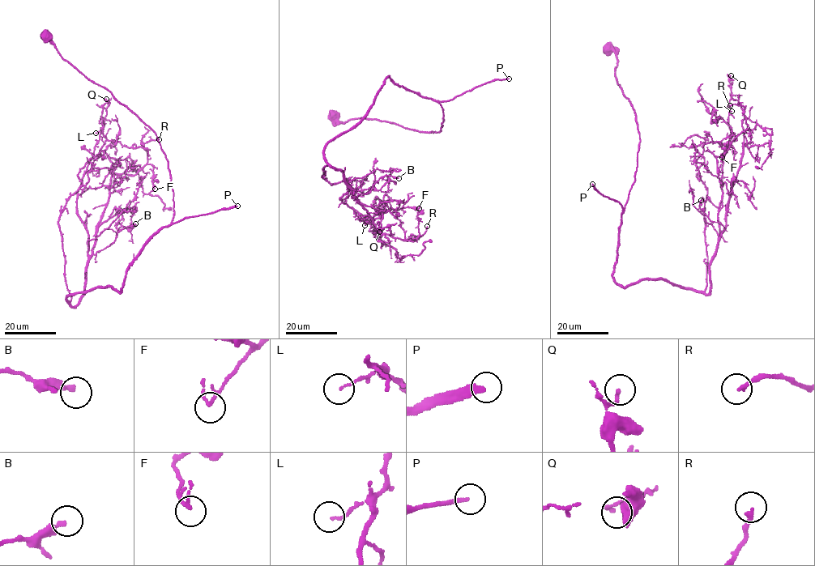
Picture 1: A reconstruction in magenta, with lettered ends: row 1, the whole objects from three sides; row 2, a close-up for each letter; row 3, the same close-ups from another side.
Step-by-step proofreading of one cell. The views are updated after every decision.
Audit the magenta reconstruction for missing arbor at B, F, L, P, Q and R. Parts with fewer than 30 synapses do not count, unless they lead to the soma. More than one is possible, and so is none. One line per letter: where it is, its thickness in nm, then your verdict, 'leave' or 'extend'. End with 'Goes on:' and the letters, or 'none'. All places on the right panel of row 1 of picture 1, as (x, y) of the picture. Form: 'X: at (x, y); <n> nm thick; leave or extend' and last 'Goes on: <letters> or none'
B: at (701, 200); 280 nm thick; leave
F: at (722, 157); 110 nm thick; leave
L: at (731, 111); 80 nm thick; leave
P: at (592, 184); 260 nm thick; extend
Q: at (731, 75); 170 nm thick; leave
R: at (730, 105); 200 nm thick; leave
Goes on: P

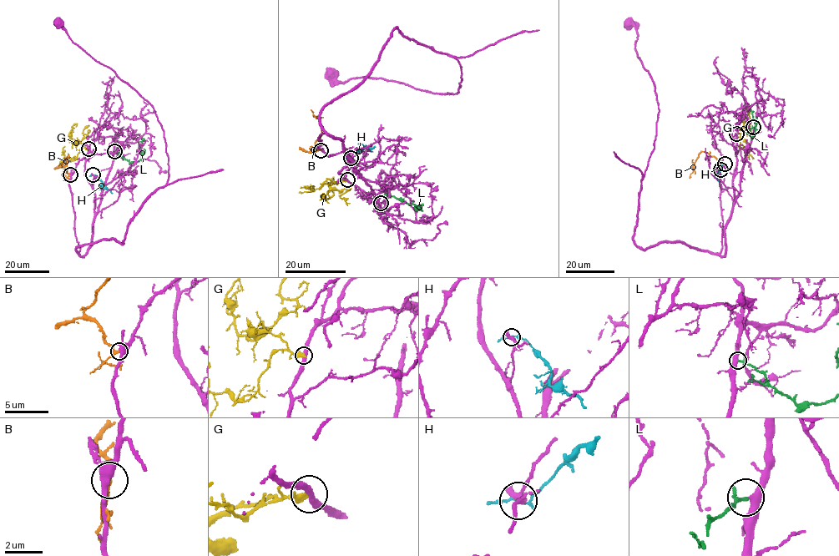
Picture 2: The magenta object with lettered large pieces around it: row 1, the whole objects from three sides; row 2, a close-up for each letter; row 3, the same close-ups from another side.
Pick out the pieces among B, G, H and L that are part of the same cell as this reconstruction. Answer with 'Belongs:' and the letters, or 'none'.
Belongs: L

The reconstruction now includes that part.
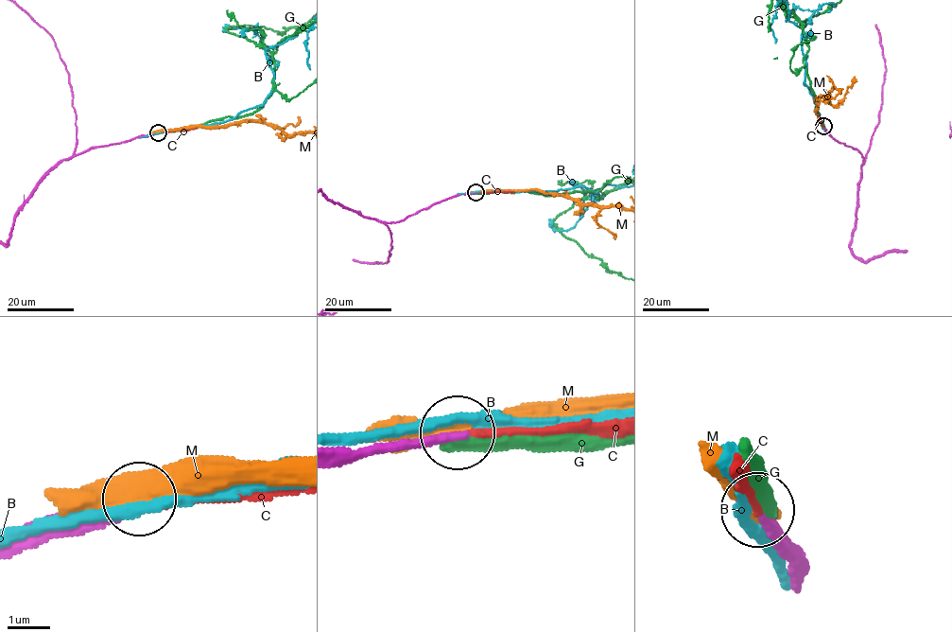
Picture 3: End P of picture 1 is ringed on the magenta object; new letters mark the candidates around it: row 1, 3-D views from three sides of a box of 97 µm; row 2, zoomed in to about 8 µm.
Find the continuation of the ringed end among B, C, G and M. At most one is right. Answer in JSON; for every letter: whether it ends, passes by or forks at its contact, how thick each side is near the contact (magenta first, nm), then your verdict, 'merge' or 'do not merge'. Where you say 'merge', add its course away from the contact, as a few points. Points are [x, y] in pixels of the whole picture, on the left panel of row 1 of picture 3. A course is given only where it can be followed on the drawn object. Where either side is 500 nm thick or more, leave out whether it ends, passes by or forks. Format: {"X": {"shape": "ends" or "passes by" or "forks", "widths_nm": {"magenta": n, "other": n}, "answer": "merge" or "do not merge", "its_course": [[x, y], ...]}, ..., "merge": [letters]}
{"B": {"shape": "passes by", "widths_nm": {"magenta": 240, "other": 260}, "answer": "do not merge"}, "C": {"shape": "ends", "widths_nm": {"magenta": 320, "other": 280}, "answer": "merge"}, "G": {"shape": "ends", "widths_nm": {"magenta": 320, "other": 280}, "answer": "do not merge"}, "M": {"shape": "passes by", "widths_nm": {"magenta": 360, "other": 480}, "answer": "do not merge"}, "merge": ["C"]}

